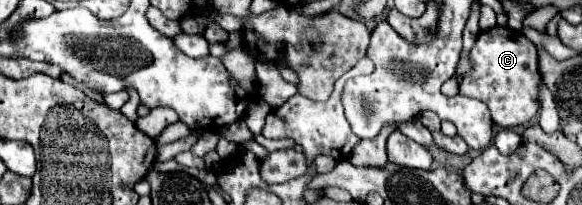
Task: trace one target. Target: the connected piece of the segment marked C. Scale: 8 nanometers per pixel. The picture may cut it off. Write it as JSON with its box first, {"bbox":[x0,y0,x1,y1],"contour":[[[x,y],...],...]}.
{"bbox":[459,26,541,128],"contour":[[[505,26],[481,30],[477,34],[475,46],[471,48],[471,60],[475,62],[475,68],[467,76],[463,76],[459,92],[485,102],[495,124],[499,124],[501,128],[513,128],[529,124],[537,116],[541,104],[541,74],[537,62],[537,46],[531,40],[527,40],[521,32]]]}

